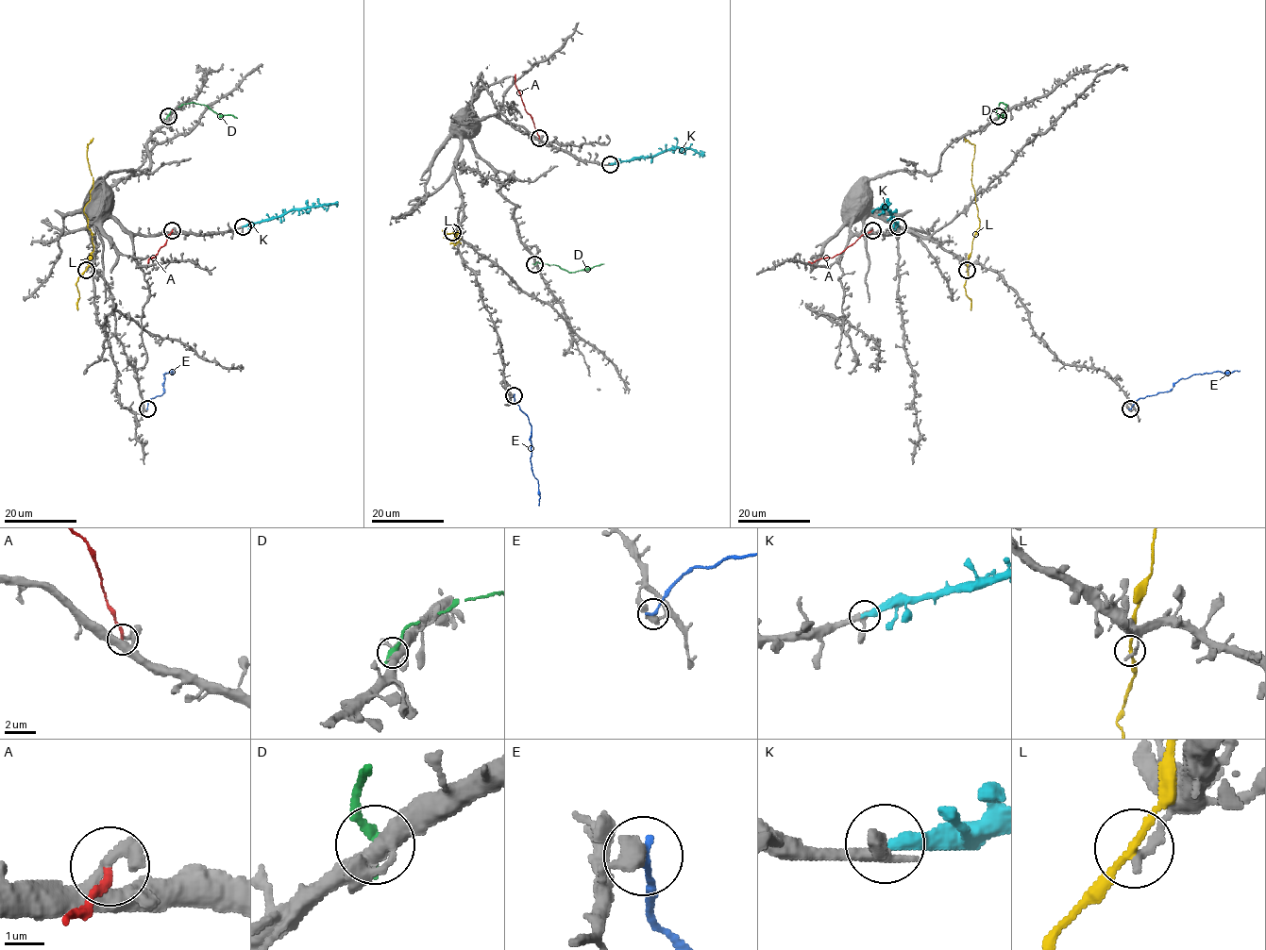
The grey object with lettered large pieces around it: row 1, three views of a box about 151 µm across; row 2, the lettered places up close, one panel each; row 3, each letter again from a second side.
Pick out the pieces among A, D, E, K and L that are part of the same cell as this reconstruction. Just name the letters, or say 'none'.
E, K

